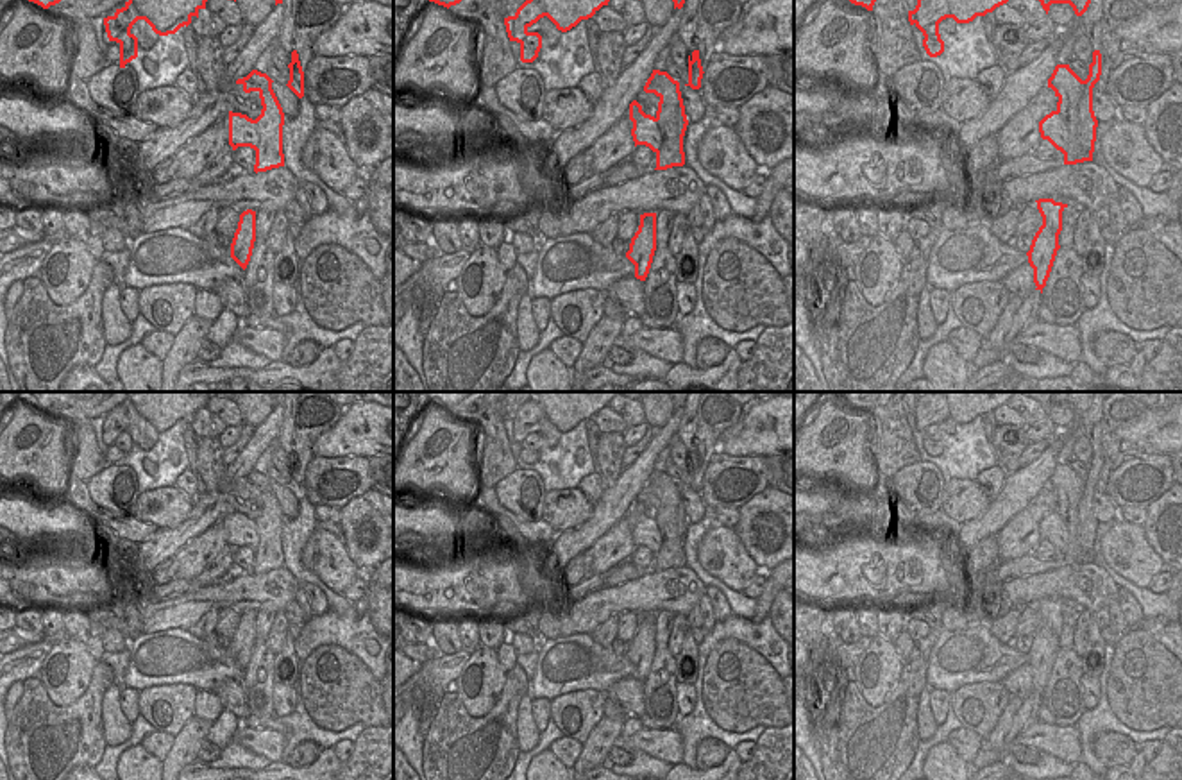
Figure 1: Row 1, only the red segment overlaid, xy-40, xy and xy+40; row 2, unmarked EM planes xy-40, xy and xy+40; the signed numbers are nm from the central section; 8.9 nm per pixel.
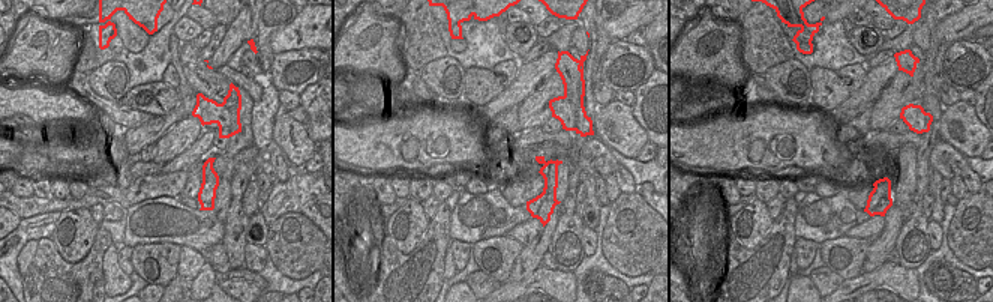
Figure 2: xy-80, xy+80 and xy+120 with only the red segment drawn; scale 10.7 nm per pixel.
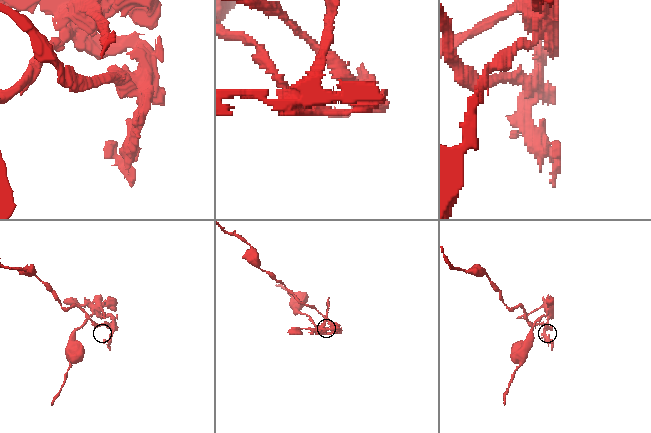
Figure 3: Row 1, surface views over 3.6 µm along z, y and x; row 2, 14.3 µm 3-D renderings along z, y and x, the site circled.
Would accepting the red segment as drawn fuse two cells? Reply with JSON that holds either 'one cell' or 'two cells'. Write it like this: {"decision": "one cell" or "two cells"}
{"decision": "two cells"}

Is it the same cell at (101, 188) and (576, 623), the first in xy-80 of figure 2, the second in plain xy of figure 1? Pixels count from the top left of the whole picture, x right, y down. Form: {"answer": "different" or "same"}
{"answer": "same"}

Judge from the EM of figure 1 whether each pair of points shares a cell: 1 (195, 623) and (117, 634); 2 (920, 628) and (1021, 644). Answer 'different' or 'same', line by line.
1: same
2: different

